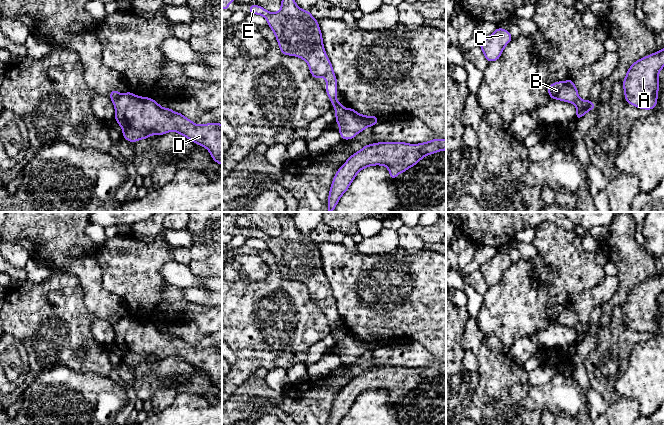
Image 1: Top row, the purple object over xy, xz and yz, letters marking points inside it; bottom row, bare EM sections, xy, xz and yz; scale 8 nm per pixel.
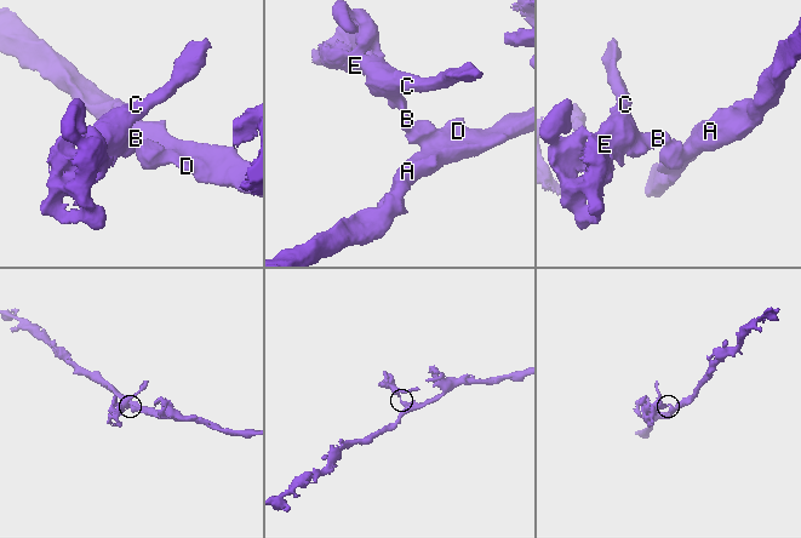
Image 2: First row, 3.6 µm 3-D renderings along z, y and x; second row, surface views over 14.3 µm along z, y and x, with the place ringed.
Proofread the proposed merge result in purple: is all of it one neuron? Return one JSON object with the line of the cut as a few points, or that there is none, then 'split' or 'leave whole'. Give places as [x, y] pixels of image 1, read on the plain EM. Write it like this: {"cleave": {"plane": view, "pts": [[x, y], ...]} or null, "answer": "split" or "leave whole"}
{"cleave": {"plane": "xz", "pts": [[345, 335], [336, 344]]}, "answer": "split"}

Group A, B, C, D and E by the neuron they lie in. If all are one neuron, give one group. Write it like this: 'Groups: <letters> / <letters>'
Groups: A D / B C E

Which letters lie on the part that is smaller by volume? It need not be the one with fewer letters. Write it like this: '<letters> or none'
B, C, E

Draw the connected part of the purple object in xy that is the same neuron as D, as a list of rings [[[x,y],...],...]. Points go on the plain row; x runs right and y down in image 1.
[[[131,316],[121,318],[113,324],[113,328],[115,344],[122,352],[123,361],[129,366],[174,355],[205,371],[212,383],[222,389],[221,348],[195,348],[173,333],[162,332],[155,324],[136,320]]]

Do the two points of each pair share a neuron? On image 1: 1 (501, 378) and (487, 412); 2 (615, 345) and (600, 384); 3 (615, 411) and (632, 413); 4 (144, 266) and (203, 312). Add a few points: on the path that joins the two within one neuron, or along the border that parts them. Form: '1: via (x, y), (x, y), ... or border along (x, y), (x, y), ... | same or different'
1: via (494, 386), (494, 391), (482, 404) | same
2: via (612, 355), (603, 368), (603, 374) | same
3: via (619, 413), (628, 413) | same
4: via (156, 281), (188, 311) | same

